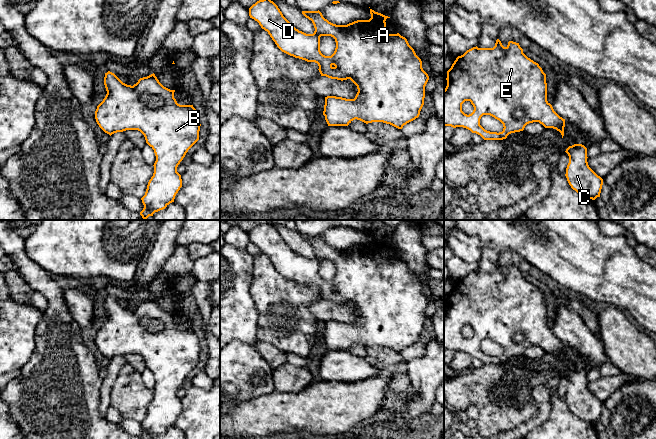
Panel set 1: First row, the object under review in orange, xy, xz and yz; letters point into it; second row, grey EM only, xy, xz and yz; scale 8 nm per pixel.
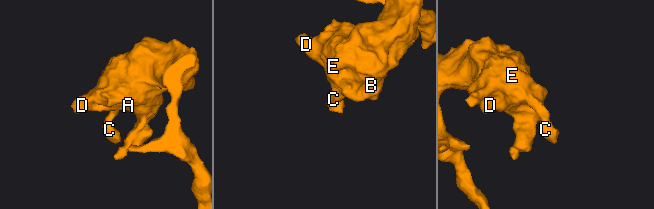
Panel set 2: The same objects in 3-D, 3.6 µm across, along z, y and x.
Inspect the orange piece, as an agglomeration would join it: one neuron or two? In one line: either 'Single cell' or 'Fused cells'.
Single cell

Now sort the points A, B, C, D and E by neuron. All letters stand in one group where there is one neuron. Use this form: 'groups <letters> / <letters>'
groups A B C D E

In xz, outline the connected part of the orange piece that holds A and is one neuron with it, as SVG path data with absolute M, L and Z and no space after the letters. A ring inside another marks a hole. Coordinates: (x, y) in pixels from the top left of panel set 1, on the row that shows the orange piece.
M259 0L255 4L253 4L249 8L249 16L250 18L254 19L259 23L262 29L268 32L272 40L275 42L277 47L284 53L293 56L295 58L299 58L302 60L305 60L307 62L315 62L319 66L319 72L321 76L326 76L331 79L337 79L337 80L347 80L350 79L358 89L358 92L354 99L346 99L342 97L336 97L336 96L327 96L325 97L325 105L324 105L324 111L323 115L325 116L325 120L328 124L328 126L348 126L353 120L357 119L360 120L366 124L372 123L372 122L383 122L386 124L390 124L398 129L402 129L404 125L407 123L415 120L419 117L420 111L424 105L424 98L425 98L425 86L429 80L428 74L423 70L422 68L422 61L421 59L416 55L414 49L409 45L407 39L403 36L401 36L399 33L397 34L387 34L384 30L386 28L386 19L390 18L388 16L385 16L381 13L375 12L370 8L370 14L371 18L369 20L357 20L352 23L349 23L347 25L336 25L331 22L329 22L327 19L325 19L322 15L322 13L318 11L302 11L302 14L312 21L315 31L313 34L306 34L302 31L299 31L295 27L293 27L290 22L283 16L282 12L278 8L278 6L271 0ZM321 36L331 36L335 39L336 42L336 48L334 53L331 56L325 56L320 51L320 37Z

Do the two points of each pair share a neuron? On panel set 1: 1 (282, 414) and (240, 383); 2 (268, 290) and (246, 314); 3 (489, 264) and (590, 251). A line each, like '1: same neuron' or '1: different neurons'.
1: different neurons
2: different neurons
3: different neurons

